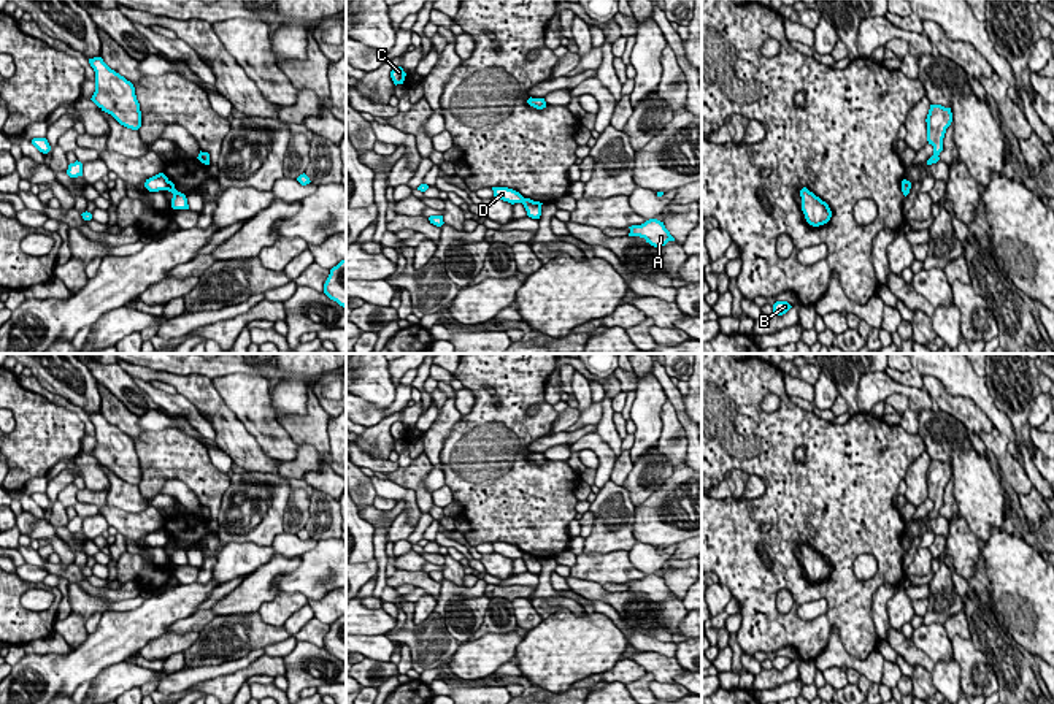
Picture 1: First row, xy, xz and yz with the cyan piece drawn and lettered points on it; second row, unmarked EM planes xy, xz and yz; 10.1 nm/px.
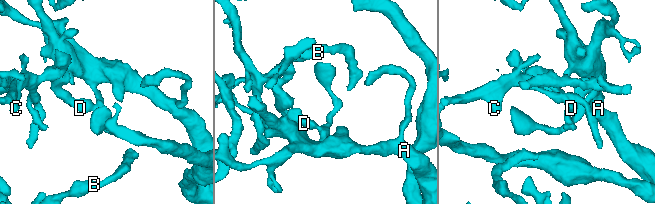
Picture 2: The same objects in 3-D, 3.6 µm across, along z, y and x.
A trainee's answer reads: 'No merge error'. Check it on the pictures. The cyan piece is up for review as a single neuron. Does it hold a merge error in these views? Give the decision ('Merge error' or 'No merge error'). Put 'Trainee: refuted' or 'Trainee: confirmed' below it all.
Merge error
Trainee: refuted

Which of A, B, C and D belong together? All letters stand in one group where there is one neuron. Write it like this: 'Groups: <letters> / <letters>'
Groups: A / B C D

